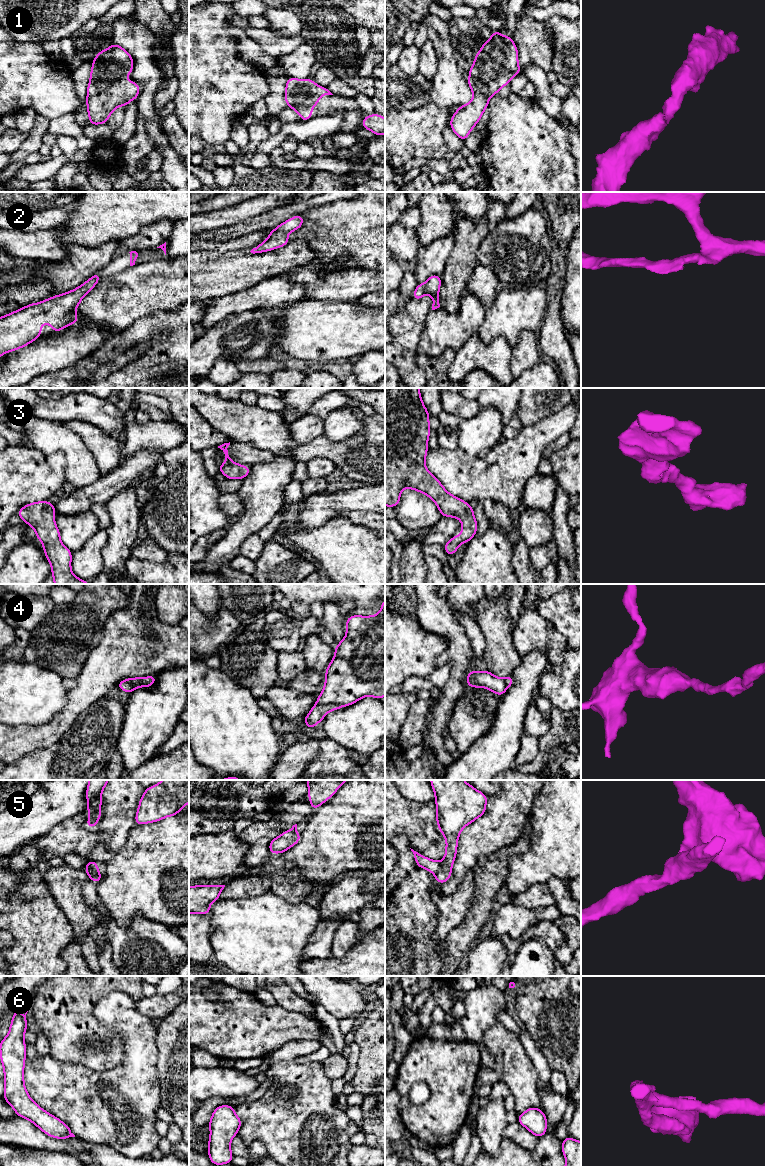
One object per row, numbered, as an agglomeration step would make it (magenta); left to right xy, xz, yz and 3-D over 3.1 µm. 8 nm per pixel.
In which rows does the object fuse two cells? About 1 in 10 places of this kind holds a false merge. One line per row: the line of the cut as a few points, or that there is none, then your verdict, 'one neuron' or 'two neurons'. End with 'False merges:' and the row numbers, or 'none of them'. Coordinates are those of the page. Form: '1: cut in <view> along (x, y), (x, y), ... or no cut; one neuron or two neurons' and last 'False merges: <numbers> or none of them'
1: no cut; one neuron
2: no cut; one neuron
3: no cut; one neuron
4: no cut; one neuron
5: cut in xy along (89, 861), (89, 866), (97, 872); two neurons
6: no cut; one neuron
False merges: 5

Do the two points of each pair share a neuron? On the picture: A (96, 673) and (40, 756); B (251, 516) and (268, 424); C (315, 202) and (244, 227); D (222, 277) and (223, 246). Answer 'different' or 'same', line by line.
A: different
B: different
C: same
D: different

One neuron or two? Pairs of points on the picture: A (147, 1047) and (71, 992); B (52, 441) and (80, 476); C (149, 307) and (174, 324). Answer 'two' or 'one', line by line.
A: two
B: one
C: two

